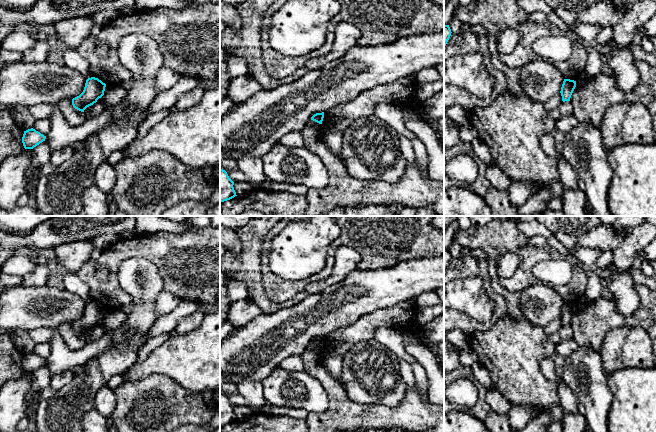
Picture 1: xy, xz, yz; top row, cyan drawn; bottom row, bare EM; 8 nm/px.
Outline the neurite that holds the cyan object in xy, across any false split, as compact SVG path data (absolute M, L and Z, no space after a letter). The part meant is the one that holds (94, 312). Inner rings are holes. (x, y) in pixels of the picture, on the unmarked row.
M95 301L88 302L83 316L72 323L72 329L75 333L84 336L84 334L97 326L104 319L106 308Z

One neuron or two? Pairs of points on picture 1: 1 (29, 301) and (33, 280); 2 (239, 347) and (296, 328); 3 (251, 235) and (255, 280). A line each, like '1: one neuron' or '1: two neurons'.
1: two neurons
2: one neuron
3: one neuron

